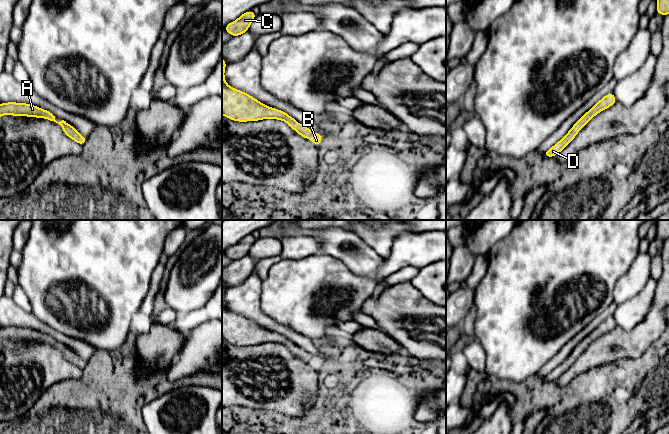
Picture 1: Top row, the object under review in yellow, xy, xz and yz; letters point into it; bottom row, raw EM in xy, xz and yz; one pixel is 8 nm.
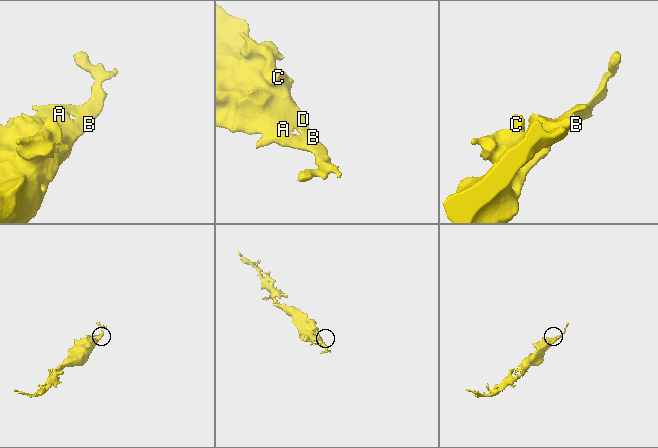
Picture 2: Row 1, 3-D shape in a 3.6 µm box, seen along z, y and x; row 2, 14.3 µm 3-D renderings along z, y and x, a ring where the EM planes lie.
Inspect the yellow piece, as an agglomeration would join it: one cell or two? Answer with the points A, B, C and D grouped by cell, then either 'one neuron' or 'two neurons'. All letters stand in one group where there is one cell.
A B C D | one neuron

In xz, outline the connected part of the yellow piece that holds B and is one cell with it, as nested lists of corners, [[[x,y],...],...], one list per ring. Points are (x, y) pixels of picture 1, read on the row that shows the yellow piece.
[[[222,58],[222,115],[229,120],[238,122],[259,121],[262,119],[282,120],[303,138],[311,139],[316,146],[320,145],[322,141],[321,134],[317,134],[298,123],[286,112],[266,106],[251,95],[230,87],[224,76],[226,66],[226,62]]]

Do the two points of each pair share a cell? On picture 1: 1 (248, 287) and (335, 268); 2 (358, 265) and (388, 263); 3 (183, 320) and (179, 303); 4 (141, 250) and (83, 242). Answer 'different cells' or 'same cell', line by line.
1: different cells
2: different cells
3: different cells
4: same cell

